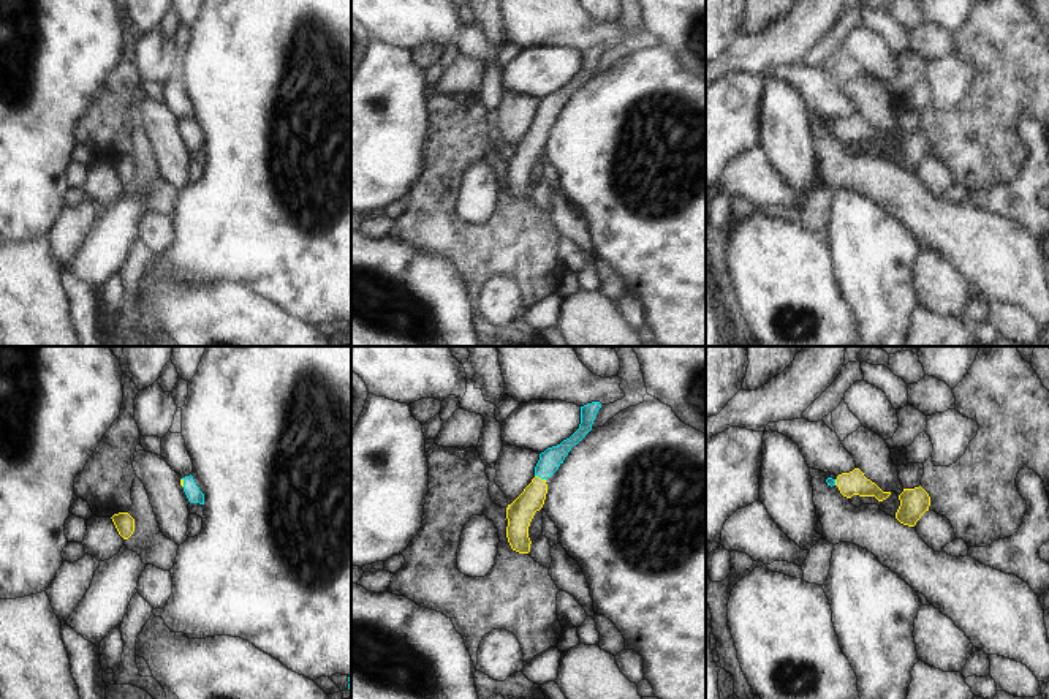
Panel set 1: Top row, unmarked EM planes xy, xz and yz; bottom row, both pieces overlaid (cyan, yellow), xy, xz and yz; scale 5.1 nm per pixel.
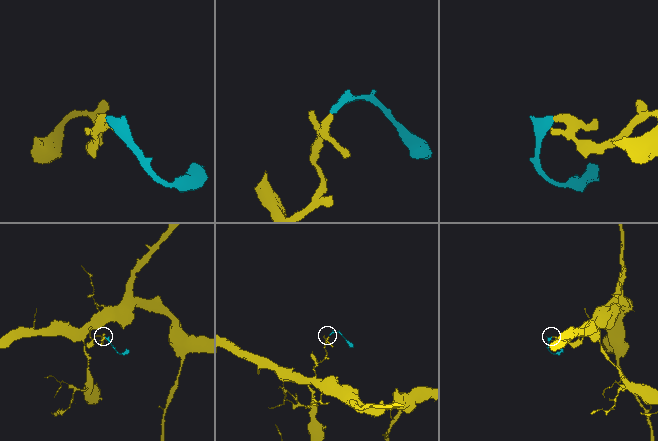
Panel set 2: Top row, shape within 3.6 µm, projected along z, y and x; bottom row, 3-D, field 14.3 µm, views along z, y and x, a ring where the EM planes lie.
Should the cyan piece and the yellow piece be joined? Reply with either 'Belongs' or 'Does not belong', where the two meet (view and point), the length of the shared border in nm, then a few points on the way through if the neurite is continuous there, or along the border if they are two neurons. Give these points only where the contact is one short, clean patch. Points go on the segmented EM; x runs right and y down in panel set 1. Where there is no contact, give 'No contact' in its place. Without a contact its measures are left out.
Belongs. Touches cyan at xz (540, 476). Shared border 60 nm. Path across: xz (549, 460), (540, 476), (533, 497), (519, 514).

